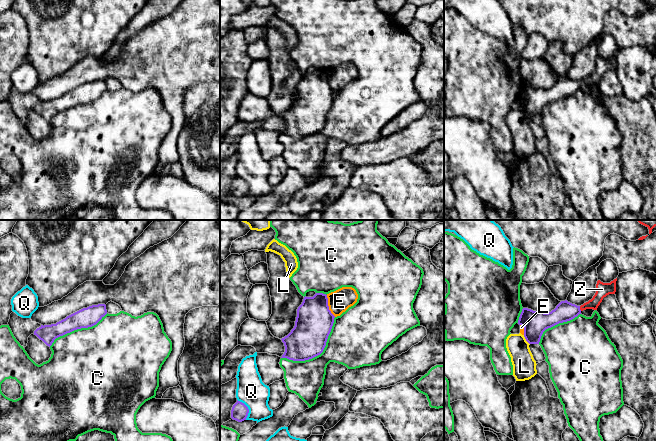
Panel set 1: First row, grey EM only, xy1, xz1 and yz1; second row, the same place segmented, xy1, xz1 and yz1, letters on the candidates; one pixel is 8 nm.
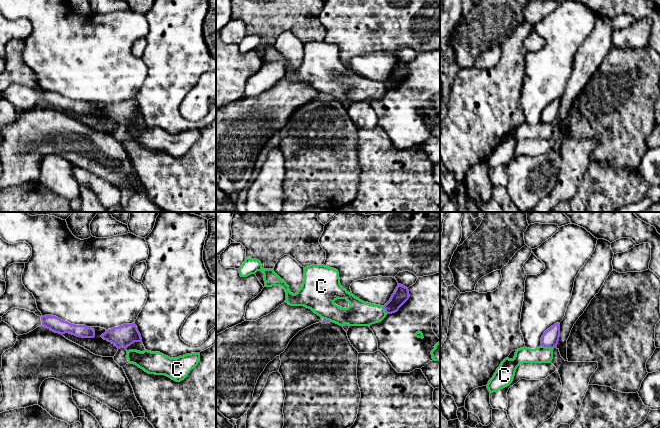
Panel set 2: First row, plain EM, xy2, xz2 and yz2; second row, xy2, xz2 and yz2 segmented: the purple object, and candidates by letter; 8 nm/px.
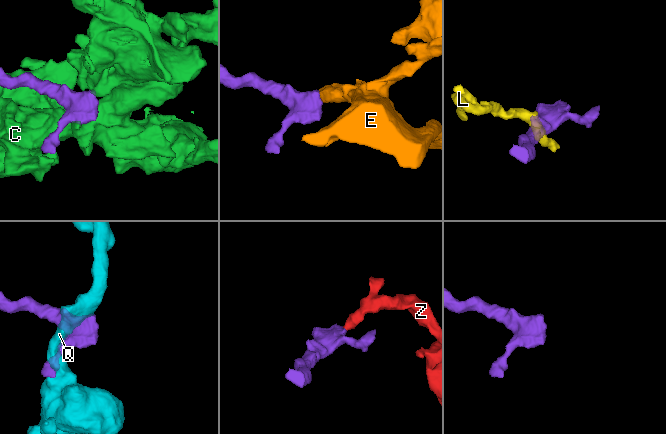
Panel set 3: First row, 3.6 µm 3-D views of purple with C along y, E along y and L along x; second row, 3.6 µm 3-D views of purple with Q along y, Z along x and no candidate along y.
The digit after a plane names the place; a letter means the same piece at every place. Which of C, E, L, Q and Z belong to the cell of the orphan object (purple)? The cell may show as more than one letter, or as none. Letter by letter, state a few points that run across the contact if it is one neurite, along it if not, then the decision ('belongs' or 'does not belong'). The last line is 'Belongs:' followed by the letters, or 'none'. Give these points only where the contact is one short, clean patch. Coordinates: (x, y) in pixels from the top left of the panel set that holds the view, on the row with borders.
C: does not belong
E: xz1 (326, 295), (328, 309), (335, 316) | does not belong
L: yz1 (523, 335), (529, 344) | does not belong
Q: does not belong
Z: yz1 (565, 311), (579, 308), (589, 305), (602, 289) | belongs
Belongs: Z

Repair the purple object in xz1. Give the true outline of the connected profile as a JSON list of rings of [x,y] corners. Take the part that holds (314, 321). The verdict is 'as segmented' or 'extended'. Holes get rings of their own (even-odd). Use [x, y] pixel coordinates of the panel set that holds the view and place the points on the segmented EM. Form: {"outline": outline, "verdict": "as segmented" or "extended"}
{"outline": [[[326,294],[305,296],[297,309],[294,328],[281,339],[285,346],[281,358],[305,361],[320,355],[326,346],[334,318]]], "verdict": "as segmented"}

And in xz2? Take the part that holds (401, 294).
{"outline": [[[398,284],[390,300],[383,306],[387,314],[395,313],[409,299],[409,290],[407,287]]], "verdict": "as segmented"}

